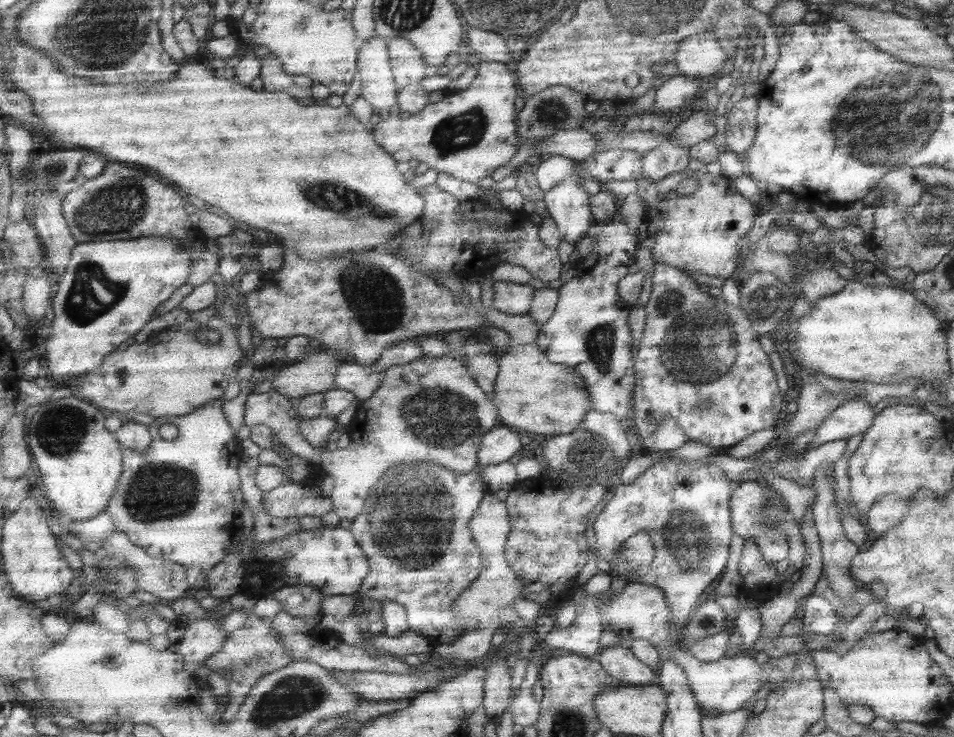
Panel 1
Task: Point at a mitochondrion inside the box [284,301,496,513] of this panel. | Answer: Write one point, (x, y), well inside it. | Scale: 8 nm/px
(440, 416)

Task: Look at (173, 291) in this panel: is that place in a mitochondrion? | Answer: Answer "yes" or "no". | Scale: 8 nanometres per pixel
no

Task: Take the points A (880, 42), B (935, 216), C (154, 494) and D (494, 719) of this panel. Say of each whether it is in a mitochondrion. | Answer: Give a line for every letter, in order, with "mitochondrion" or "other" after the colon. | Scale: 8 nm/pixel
A: other
B: mitochondrion
C: mitochondrion
D: other

